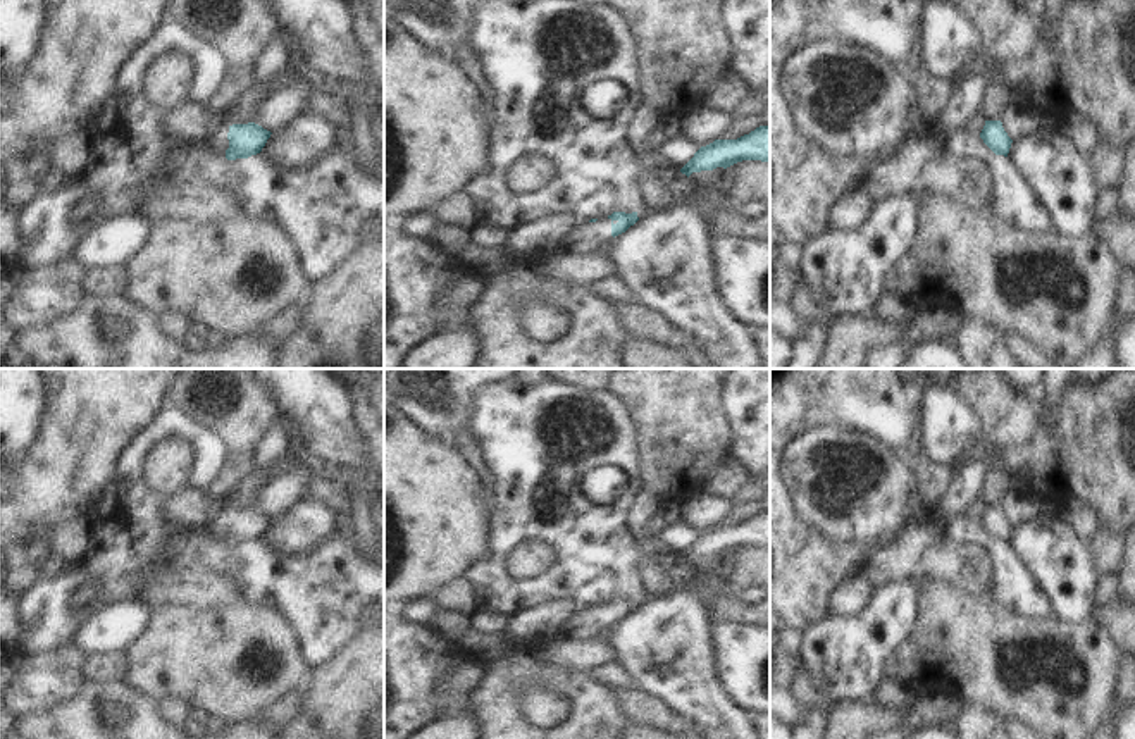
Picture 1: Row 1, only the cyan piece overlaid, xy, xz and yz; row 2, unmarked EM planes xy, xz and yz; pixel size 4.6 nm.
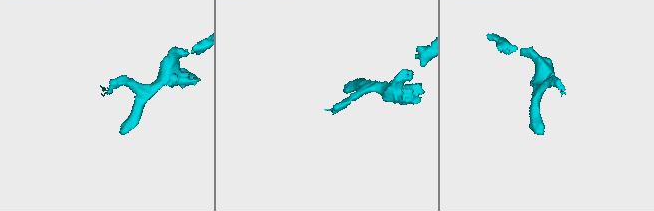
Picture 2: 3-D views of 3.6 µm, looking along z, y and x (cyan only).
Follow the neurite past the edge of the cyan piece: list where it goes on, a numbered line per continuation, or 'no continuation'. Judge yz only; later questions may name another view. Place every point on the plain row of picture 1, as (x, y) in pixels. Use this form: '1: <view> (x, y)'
no continuation.

